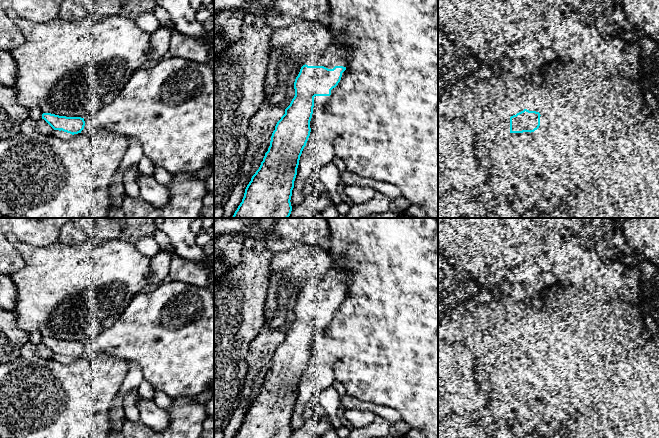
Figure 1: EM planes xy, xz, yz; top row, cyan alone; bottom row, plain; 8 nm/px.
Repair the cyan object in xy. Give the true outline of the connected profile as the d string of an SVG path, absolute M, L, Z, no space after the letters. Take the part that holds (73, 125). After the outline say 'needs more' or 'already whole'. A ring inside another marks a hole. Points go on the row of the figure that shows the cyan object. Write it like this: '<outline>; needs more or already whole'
M43 113L42 119L44 119L54 130L62 130L72 135L81 133L85 126L84 118L81 117L66 117L51 113Z; already whole

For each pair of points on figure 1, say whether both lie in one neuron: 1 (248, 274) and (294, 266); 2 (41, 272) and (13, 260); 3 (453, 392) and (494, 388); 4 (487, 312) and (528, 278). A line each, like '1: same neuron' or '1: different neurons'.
1: different neurons
2: different neurons
3: different neurons
4: different neurons

